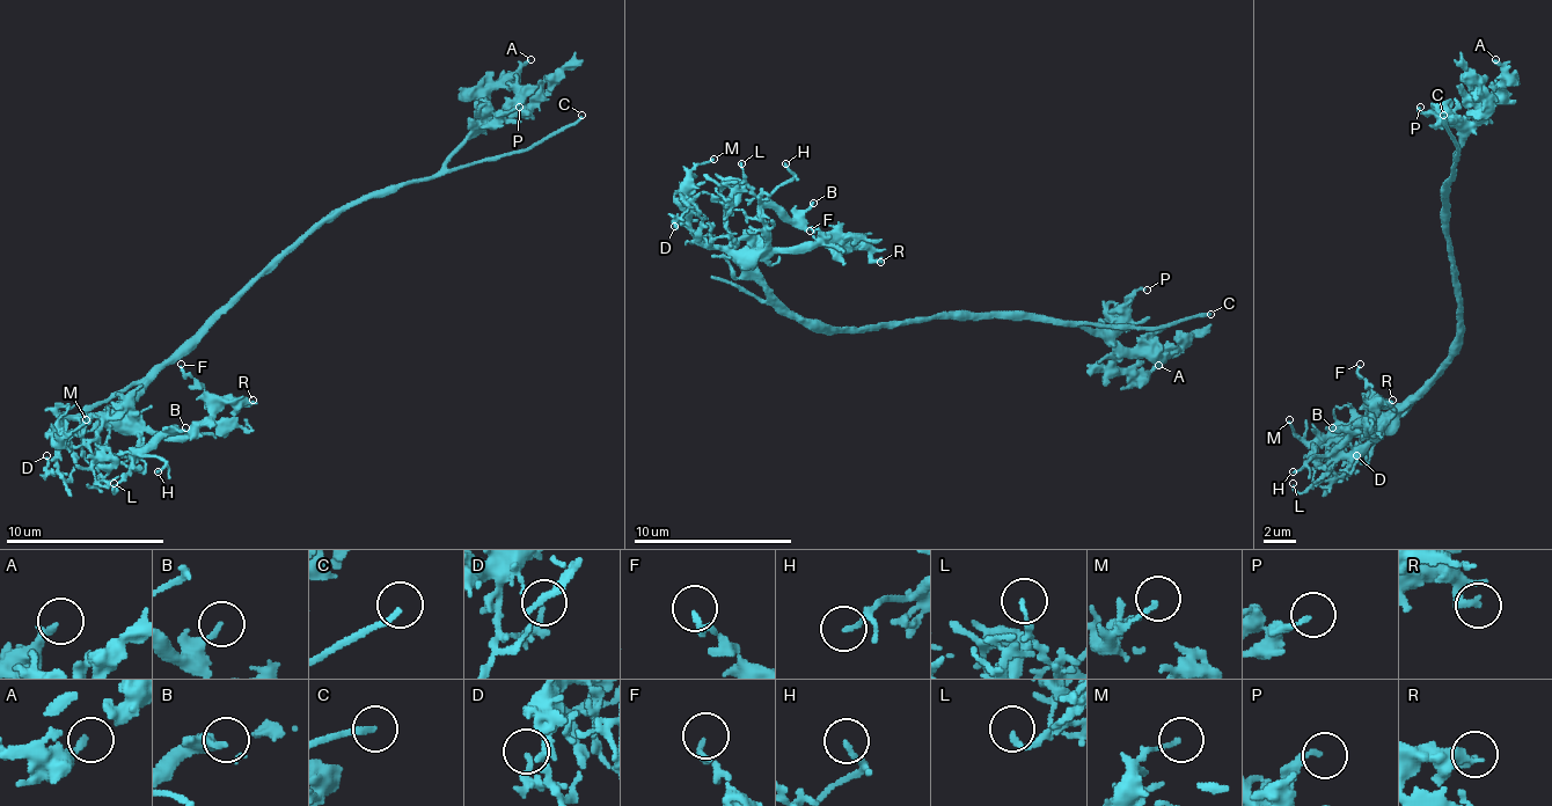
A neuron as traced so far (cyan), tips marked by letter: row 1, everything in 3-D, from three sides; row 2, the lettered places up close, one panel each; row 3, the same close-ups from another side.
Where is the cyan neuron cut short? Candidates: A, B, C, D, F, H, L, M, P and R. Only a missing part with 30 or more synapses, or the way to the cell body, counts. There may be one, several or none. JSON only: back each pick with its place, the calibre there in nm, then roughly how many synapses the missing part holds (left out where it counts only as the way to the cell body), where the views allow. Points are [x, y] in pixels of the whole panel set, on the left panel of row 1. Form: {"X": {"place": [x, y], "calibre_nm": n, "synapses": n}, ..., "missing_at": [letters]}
{"C": {"place": [582, 115], "calibre_nm": 180, "synapses": 30}, "missing_at": ["C"]}

